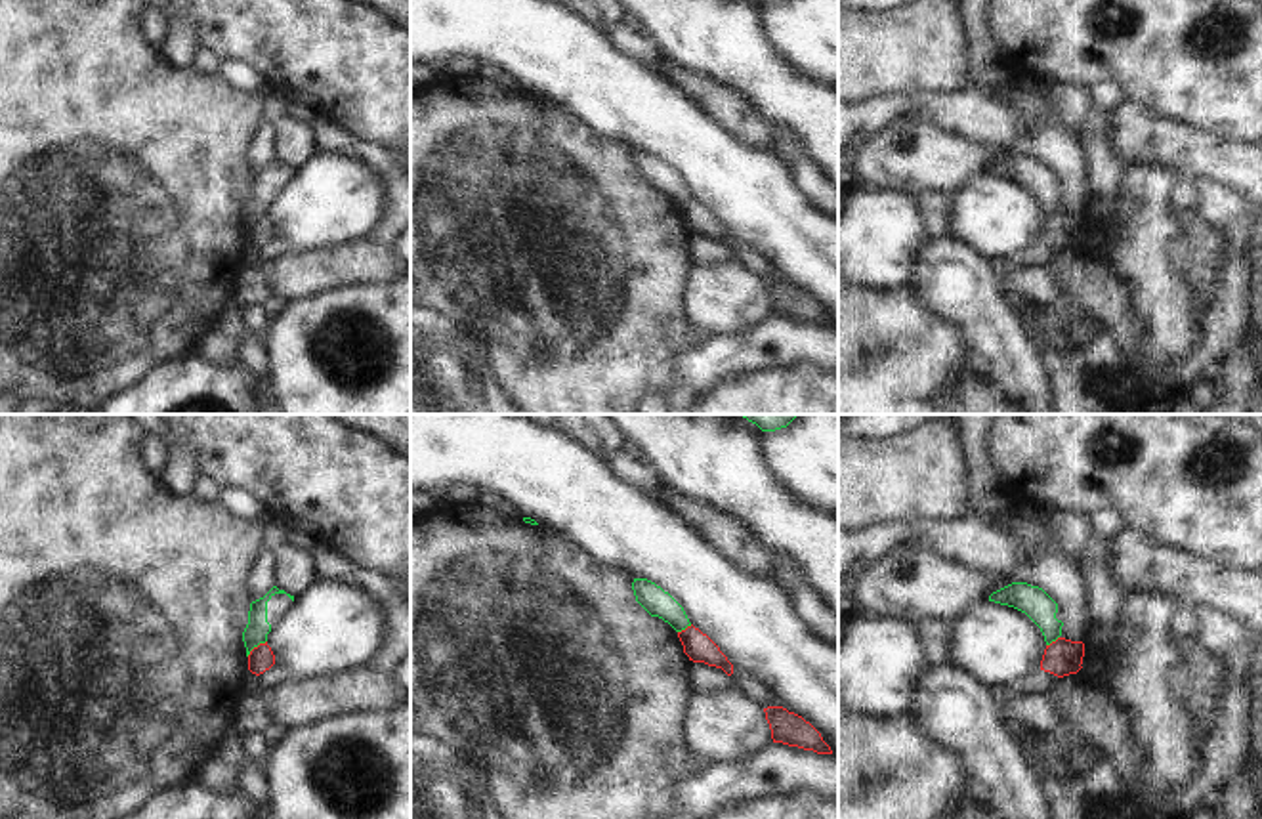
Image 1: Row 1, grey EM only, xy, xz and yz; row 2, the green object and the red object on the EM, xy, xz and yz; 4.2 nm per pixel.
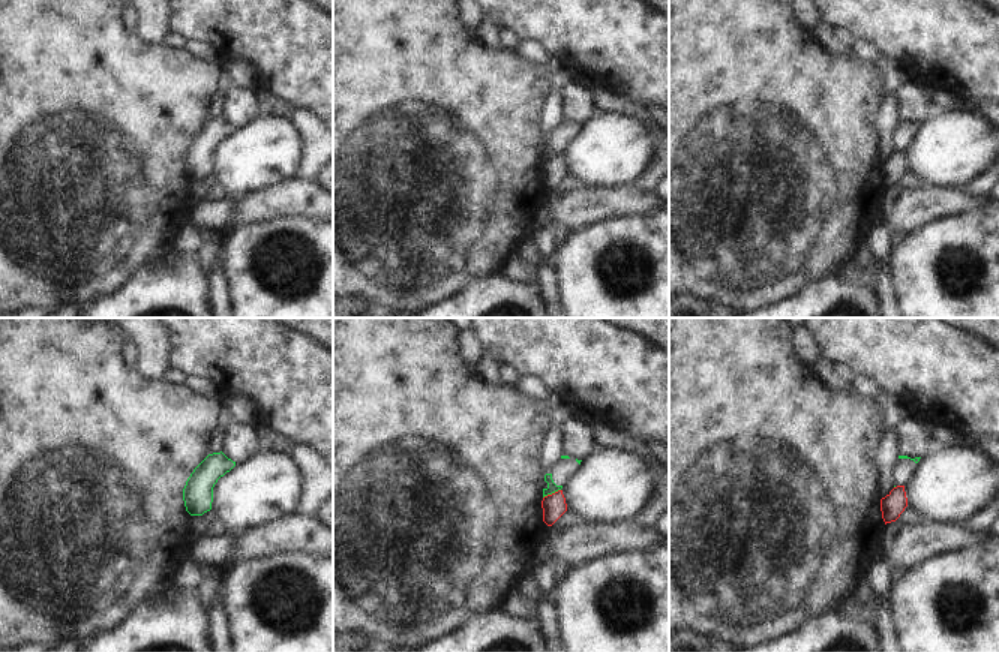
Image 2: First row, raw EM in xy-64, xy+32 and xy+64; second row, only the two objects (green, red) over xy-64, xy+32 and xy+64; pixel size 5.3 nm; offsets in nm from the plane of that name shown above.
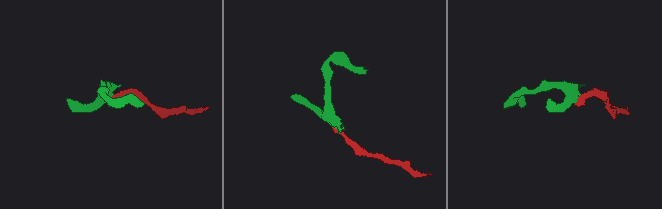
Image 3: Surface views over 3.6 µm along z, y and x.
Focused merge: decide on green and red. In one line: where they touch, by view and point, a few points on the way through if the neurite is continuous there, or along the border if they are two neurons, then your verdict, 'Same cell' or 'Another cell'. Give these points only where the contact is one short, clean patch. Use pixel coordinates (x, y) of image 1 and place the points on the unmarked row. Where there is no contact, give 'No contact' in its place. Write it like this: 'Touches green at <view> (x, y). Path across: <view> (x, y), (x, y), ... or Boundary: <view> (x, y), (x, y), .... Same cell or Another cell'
Touches green at xy (256, 218). Boundary: xy (266, 212), (247, 228). Another cell.

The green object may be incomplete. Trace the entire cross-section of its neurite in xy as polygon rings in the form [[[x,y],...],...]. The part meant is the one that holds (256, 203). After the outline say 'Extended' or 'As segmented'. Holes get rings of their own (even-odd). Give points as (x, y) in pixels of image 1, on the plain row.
[[[273,158],[263,170],[250,176],[248,197],[242,204],[246,229],[254,220],[267,214],[271,199],[288,183],[294,168]]]. Extended.

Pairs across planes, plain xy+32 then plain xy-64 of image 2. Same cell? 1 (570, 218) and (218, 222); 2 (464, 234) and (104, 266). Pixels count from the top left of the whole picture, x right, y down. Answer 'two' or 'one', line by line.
1: two
2: one

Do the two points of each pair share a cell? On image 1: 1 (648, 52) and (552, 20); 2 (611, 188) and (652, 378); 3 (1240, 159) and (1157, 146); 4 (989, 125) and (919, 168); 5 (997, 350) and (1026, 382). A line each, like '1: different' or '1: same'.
1: different
2: same
3: same
4: different
5: same

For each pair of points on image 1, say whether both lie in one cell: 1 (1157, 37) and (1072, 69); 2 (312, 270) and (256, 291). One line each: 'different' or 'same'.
1: same
2: different

